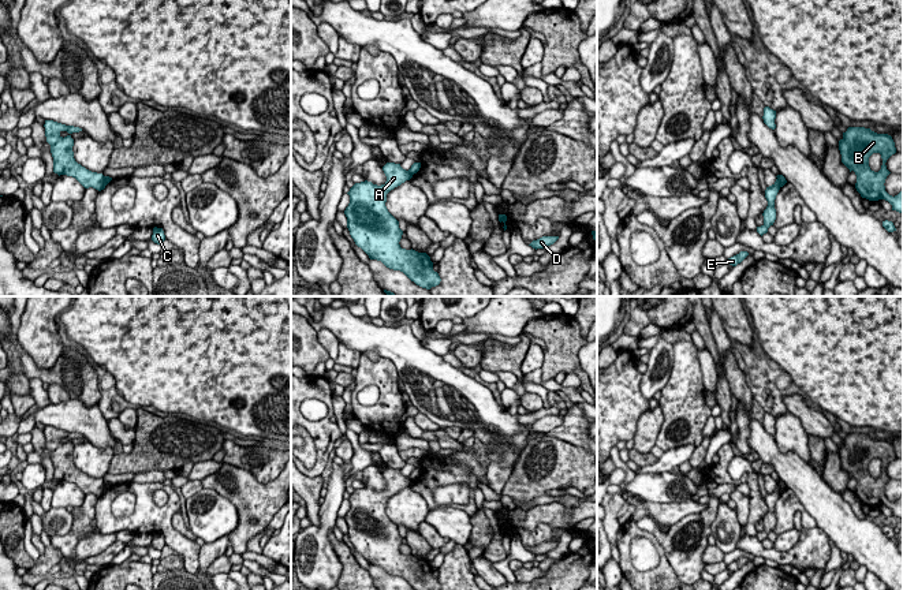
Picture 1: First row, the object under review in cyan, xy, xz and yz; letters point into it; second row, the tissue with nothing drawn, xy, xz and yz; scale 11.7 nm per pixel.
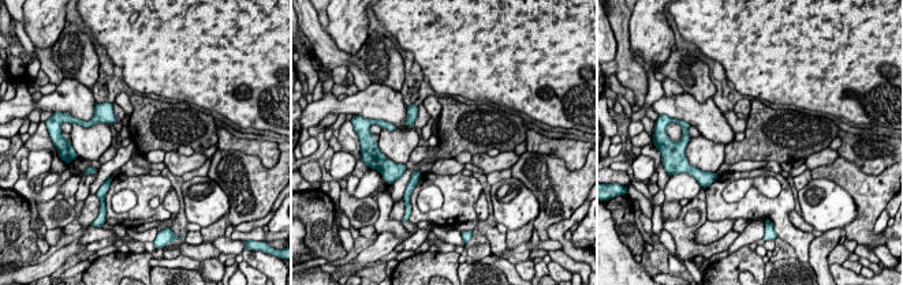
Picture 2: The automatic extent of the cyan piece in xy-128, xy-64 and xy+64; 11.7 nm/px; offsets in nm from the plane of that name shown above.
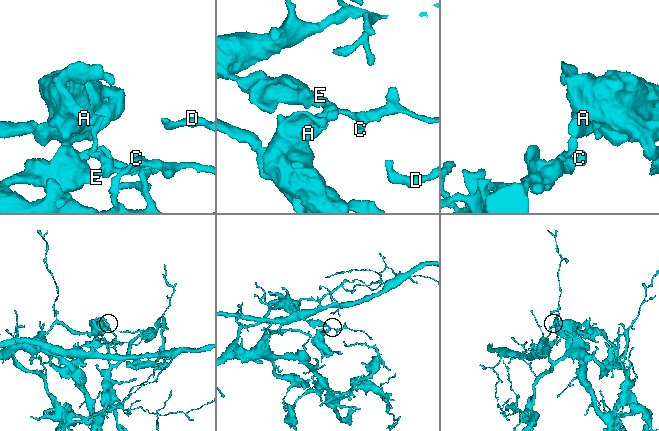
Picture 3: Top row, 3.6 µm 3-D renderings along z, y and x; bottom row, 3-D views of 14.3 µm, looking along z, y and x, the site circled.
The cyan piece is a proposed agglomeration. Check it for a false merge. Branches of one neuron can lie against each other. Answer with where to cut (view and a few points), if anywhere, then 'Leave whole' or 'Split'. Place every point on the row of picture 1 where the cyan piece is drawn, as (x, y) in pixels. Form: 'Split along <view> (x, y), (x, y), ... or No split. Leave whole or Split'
Split along xy (105, 176), (101, 189). Split

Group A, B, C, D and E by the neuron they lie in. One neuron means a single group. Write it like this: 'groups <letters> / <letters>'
groups A B D / C E

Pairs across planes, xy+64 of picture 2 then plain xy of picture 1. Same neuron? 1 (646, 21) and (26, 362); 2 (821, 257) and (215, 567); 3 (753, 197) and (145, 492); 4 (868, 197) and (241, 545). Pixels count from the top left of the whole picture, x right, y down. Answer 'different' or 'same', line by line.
1: different
2: different
3: same
4: same

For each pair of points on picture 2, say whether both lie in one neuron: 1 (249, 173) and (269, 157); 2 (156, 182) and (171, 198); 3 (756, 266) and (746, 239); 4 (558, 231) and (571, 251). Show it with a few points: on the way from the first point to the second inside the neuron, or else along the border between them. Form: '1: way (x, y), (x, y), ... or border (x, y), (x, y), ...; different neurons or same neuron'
1: border (232, 149), (256, 156), (265, 167), (276, 164); different neurons
2: border (172, 188), (163, 202), (163, 206), (171, 214); different neurons
3: border (747, 244), (730, 254); different neurons
4: way (559, 236), (567, 246); same neuron

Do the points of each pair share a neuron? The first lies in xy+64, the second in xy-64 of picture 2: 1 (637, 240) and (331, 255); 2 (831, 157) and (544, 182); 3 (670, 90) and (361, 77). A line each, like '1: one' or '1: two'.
1: one
2: two
3: one

